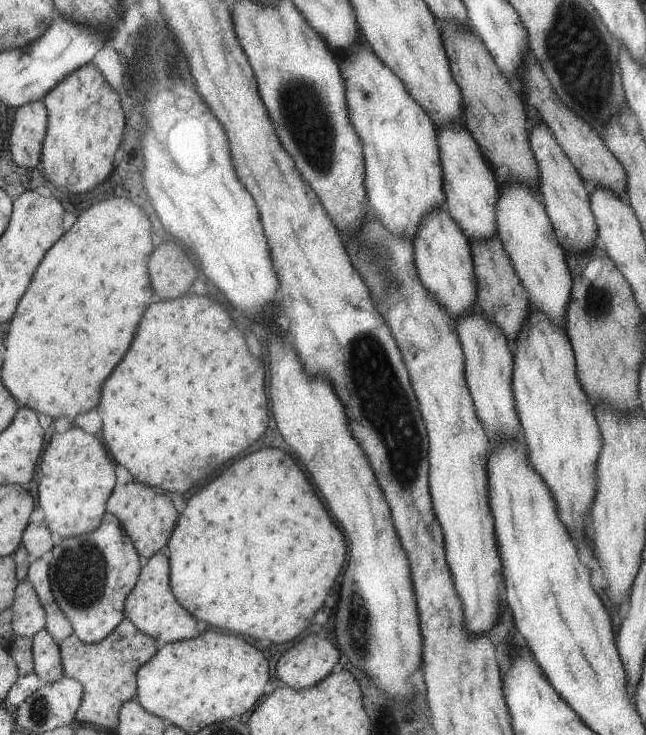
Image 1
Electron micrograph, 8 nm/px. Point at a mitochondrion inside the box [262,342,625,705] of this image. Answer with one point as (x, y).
(358, 635)

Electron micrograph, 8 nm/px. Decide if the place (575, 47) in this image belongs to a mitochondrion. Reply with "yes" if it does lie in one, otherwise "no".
yes

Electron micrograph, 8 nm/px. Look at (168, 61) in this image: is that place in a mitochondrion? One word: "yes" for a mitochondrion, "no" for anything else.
yes

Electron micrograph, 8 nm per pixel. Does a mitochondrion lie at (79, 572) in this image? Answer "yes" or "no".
yes

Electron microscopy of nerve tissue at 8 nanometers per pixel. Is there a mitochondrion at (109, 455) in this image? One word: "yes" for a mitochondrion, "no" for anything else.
no

